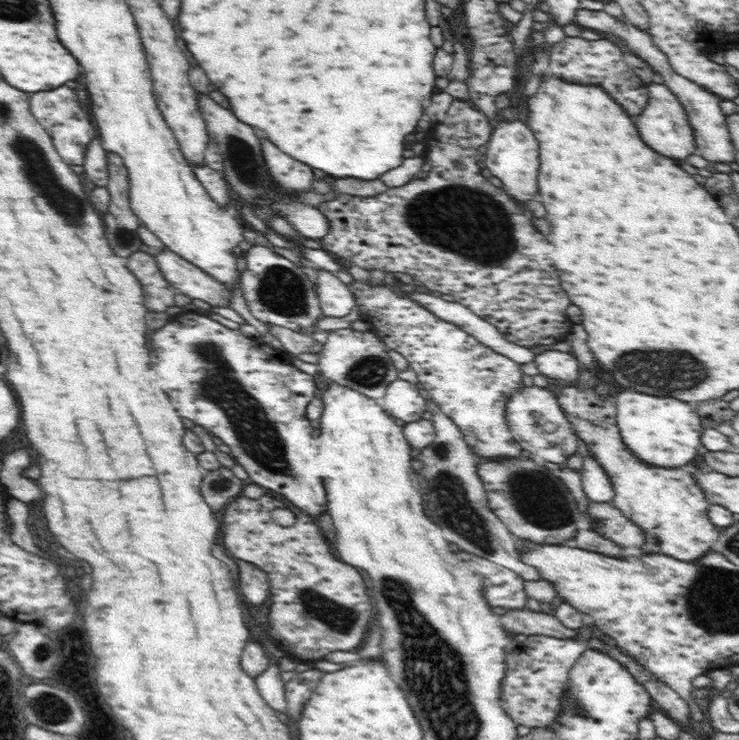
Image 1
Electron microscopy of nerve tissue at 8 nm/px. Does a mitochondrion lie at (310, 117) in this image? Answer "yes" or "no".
no

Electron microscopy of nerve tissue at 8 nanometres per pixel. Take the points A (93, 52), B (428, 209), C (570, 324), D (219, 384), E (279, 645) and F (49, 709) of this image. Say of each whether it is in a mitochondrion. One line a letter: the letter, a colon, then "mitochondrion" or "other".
A: other
B: mitochondrion
C: other
D: mitochondrion
E: other
F: mitochondrion

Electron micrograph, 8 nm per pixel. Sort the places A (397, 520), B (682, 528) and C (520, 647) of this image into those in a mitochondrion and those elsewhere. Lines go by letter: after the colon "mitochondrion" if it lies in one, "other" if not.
A: other
B: other
C: other

